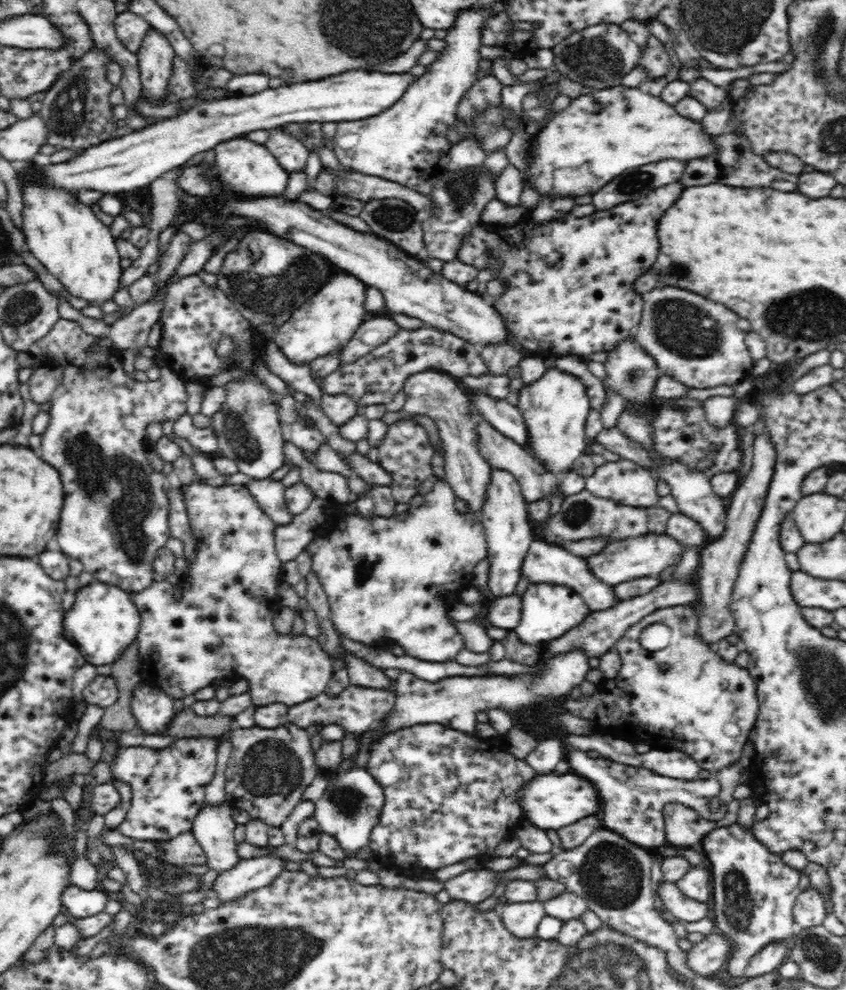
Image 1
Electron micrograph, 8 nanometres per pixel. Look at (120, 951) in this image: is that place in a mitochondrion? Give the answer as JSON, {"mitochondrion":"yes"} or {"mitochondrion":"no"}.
{"mitochondrion":"no"}

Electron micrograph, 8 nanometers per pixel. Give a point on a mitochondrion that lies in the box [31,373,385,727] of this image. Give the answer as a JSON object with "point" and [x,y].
{"point":[128,501]}

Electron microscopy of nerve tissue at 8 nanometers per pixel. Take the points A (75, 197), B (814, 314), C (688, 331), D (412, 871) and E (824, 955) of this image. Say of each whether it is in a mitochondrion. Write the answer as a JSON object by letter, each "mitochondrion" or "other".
{"A":"other","B":"mitochondrion","C":"mitochondrion","D":"other","E":"mitochondrion"}

